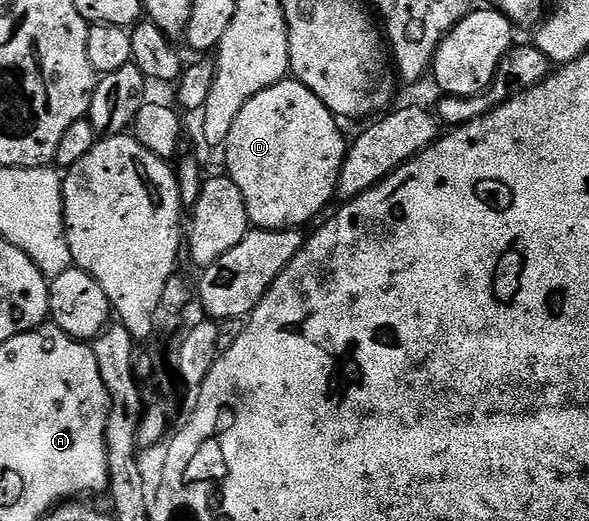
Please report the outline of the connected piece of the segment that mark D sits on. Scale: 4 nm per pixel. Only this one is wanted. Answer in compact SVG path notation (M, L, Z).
M292 78L280 80L275 86L255 94L251 98L251 102L247 102L247 106L243 106L243 110L239 110L239 118L235 118L235 126L231 126L231 134L225 139L223 145L223 153L225 152L224 171L233 179L235 186L239 186L239 194L243 194L243 202L247 206L249 222L254 229L267 232L304 229L306 227L304 224L311 223L332 202L333 196L335 200L339 192L341 167L347 151L347 136L345 140L345 136L341 133L341 128L337 124L340 124L338 117L334 116L327 106L323 106L323 102L319 98L315 98L315 94L311 94L311 90L307 90L307 86L303 86Z

